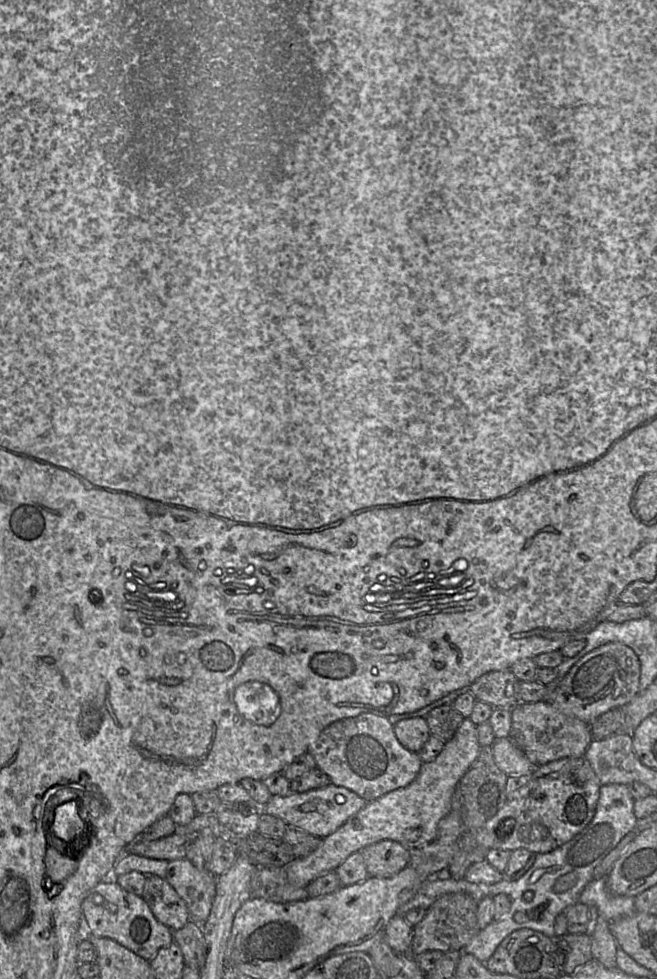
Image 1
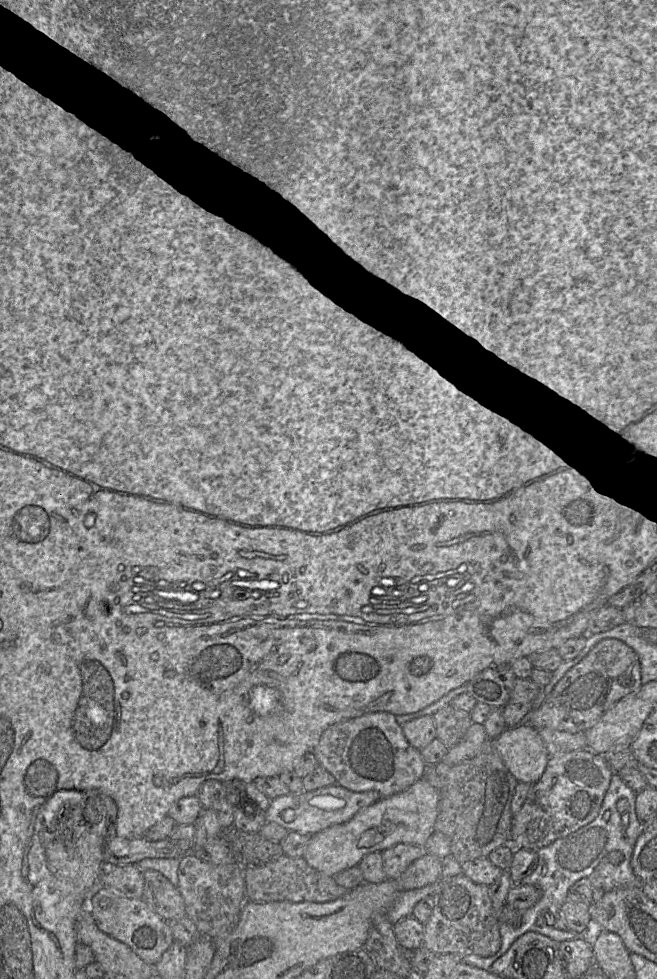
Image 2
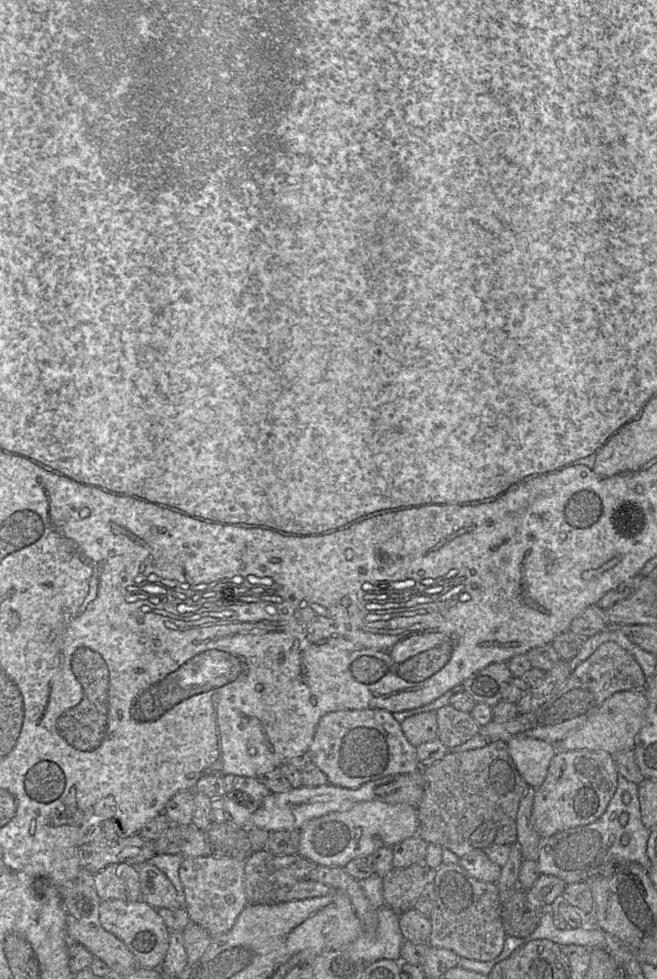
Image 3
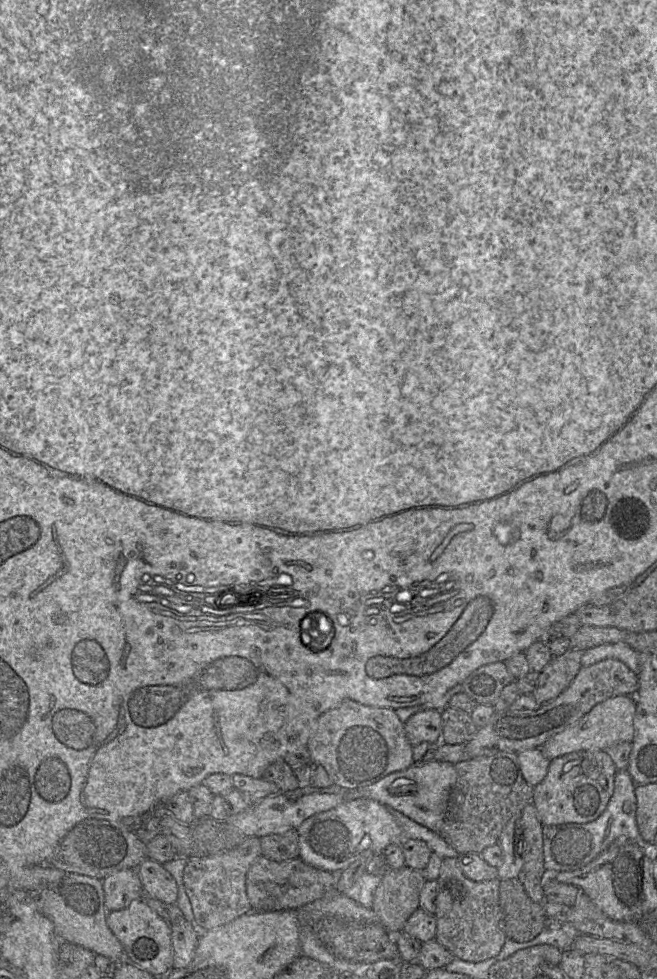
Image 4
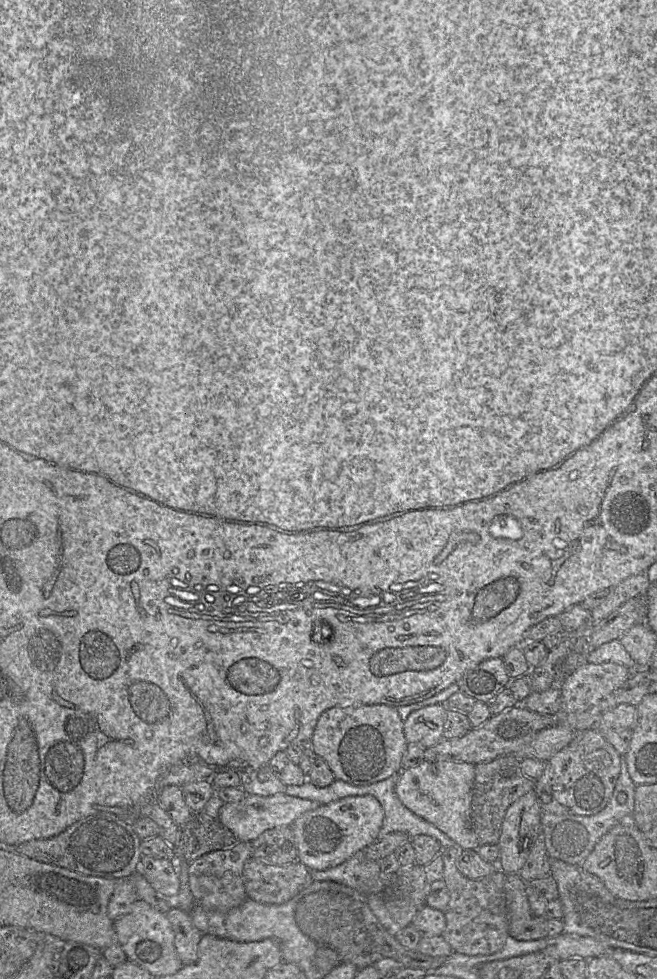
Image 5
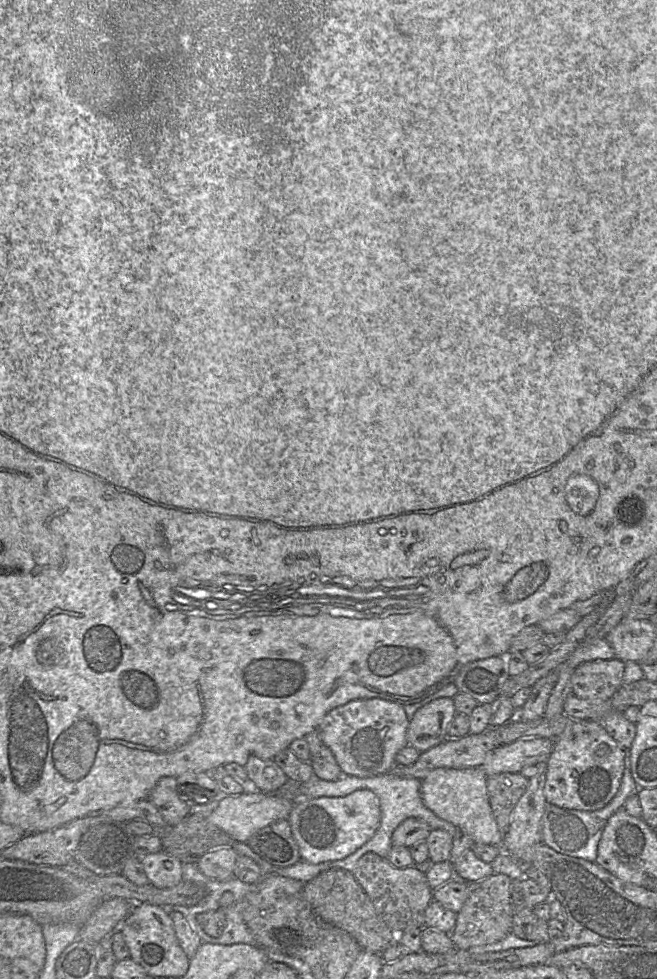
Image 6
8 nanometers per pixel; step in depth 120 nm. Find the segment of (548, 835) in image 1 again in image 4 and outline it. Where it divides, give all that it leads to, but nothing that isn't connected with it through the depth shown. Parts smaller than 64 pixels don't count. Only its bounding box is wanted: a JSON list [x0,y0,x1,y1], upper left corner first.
[532,750,617,826]

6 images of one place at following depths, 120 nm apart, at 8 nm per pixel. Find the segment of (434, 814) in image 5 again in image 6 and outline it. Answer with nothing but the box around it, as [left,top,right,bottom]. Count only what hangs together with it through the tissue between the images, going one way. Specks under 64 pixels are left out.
[421,768,503,847]

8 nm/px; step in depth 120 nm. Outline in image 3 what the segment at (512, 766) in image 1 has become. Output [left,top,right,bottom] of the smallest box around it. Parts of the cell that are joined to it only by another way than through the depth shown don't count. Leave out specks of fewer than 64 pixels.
[506,737,556,787]

